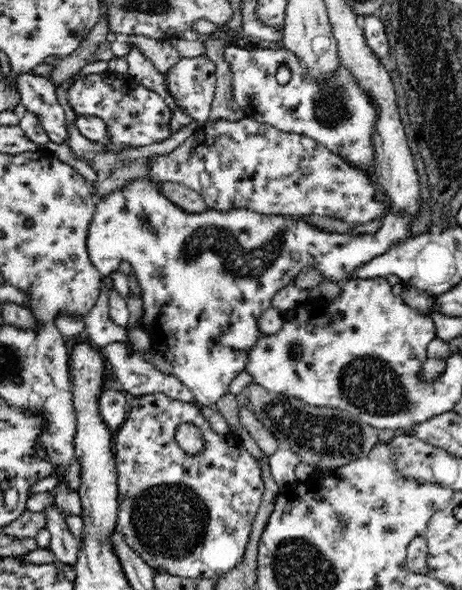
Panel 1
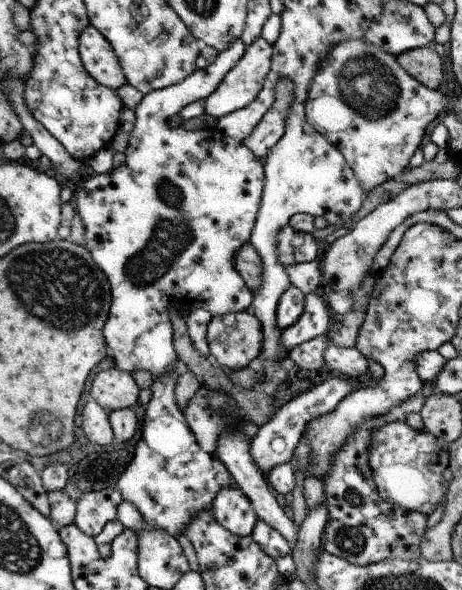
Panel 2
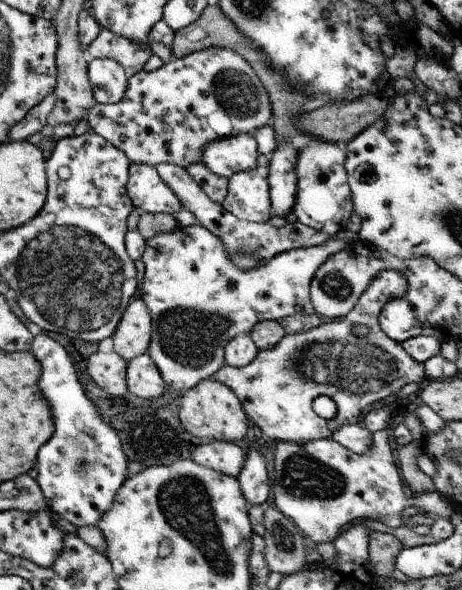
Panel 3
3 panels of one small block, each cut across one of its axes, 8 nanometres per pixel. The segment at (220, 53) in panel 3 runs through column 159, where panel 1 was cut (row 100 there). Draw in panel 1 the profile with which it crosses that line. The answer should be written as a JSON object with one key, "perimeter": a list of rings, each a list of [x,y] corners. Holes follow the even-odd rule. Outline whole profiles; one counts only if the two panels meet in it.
{"perimeter":[[[107,71],[90,74],[72,82],[66,102],[77,115],[101,118],[108,127],[110,143],[127,148],[141,147],[162,142],[171,135],[171,107],[156,91],[148,89],[138,80],[112,76]]]}

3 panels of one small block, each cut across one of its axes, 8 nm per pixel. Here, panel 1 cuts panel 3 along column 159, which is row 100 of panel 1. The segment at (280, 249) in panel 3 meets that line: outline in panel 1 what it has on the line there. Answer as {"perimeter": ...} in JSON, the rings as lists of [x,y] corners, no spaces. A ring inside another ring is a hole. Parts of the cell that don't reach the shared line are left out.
{"perimeter":[[[130,44],[130,52],[128,52],[127,56],[130,79],[138,80],[138,82],[148,87],[148,89],[156,91],[167,102],[167,105],[171,107],[171,134],[187,125],[190,121],[194,121],[185,112],[179,110],[177,102],[167,92],[164,74],[154,67],[150,60],[146,59],[146,56],[138,50],[137,46]]]}

